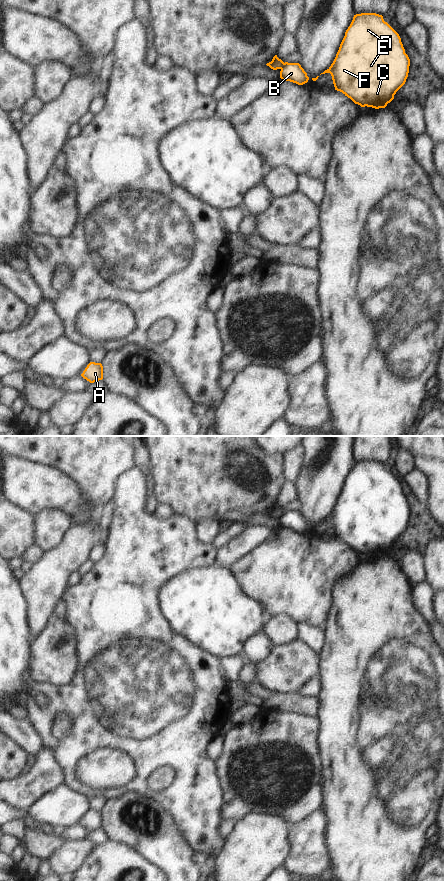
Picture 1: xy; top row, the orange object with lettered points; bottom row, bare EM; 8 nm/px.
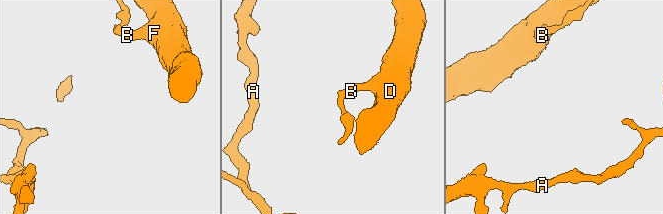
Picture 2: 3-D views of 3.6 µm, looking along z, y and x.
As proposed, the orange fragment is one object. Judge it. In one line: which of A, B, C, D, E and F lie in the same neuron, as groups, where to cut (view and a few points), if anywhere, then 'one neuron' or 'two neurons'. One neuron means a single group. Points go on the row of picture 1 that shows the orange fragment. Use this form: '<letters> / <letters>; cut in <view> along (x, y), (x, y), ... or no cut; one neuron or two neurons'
A / B C D E F; cut in xy along (284, 63), (280, 68); two neurons

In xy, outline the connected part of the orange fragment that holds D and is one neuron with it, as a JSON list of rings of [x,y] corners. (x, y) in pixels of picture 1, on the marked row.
[[[376,13],[356,14],[345,32],[339,50],[331,66],[321,74],[330,73],[335,90],[342,92],[355,104],[375,109],[385,108],[394,99],[396,92],[405,84],[409,73],[410,59],[405,53],[399,34]]]

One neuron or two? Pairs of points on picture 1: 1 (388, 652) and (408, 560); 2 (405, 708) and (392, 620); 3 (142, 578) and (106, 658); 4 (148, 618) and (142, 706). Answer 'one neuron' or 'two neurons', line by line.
1: two neurons
2: one neuron
3: one neuron
4: one neuron

